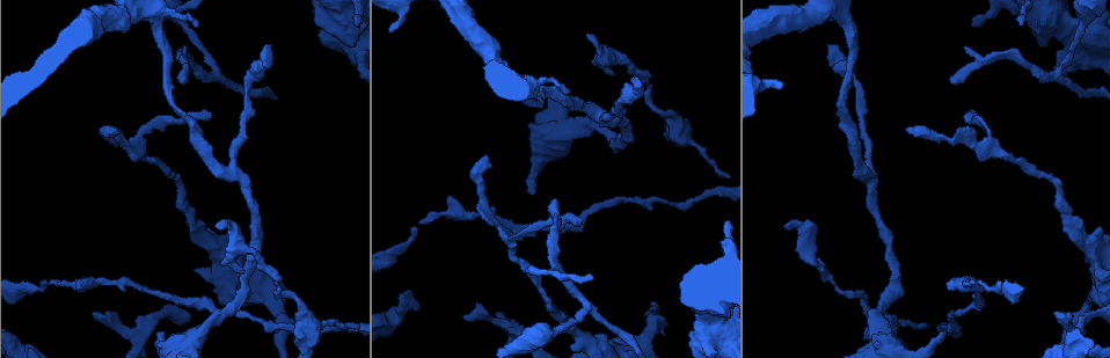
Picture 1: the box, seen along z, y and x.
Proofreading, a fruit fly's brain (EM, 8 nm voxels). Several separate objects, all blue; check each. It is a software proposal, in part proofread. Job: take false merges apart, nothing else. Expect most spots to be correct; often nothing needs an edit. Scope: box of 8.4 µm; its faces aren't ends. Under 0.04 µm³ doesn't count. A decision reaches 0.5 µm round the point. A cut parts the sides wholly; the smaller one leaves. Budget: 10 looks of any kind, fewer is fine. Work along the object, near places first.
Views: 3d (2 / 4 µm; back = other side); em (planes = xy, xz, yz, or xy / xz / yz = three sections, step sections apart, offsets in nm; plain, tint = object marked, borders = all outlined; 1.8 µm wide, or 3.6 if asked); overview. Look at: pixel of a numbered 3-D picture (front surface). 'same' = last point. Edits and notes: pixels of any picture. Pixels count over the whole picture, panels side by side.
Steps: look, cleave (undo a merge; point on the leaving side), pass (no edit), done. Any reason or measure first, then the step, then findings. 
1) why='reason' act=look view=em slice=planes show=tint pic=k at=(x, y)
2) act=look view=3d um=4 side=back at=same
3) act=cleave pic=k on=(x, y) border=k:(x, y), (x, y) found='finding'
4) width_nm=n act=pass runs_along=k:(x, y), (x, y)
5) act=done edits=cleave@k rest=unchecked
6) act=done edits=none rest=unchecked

why='thick turns thin' act=look view=3d um=4 side=back pic=1 at=(22, 289)

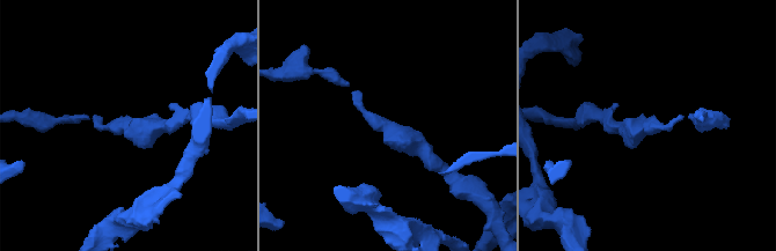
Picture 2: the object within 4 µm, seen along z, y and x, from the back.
why='now the EM' act=look view=em slice=xz step=8 show=tint pic=2 at=(648, 127)

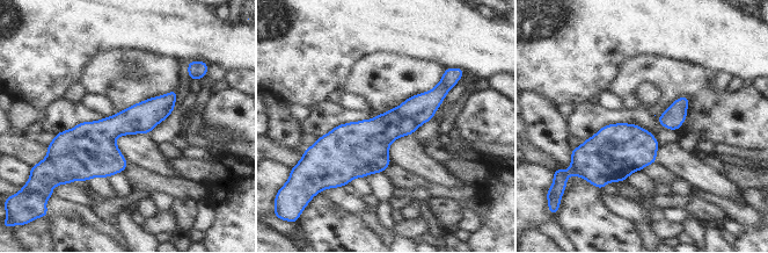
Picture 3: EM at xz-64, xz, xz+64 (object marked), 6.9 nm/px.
why='another direction' act=look view=em slice=planes show=borders at=same

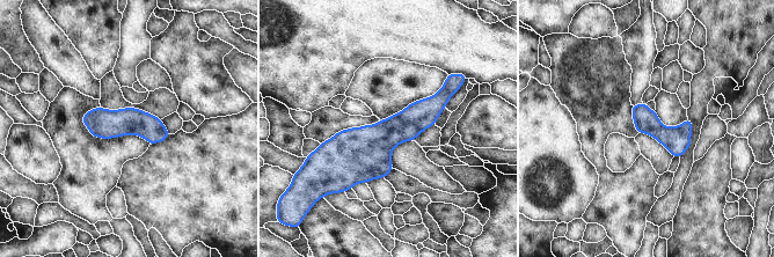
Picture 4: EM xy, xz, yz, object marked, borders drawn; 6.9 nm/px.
act=pass runs_along=4:(86, 118), (138, 122), (165, 134) found='continuous, no second neuron'

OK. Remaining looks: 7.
why='a fork' act=look view=em slice=planes show=plain pic=1 at=(233, 173)

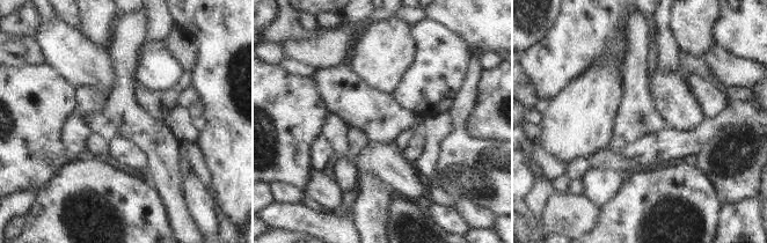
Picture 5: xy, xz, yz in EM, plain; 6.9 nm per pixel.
why='with the object marked' act=look view=em slice=planes show=tint at=same

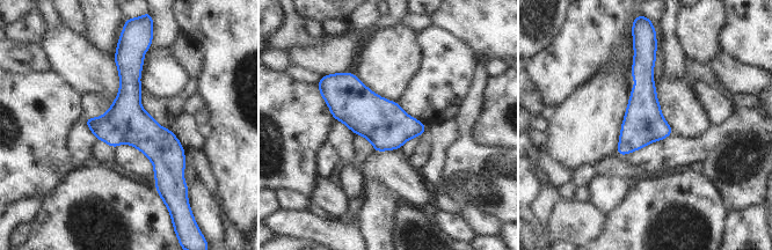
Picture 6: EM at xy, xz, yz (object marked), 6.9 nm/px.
act=pass runs_along=6:(123, 58), (160, 189) found='one neuron here'

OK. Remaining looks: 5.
why='side arm on a straight run' act=look view=em slice=xz step=8 show=tint pic=1 at=(994, 149)

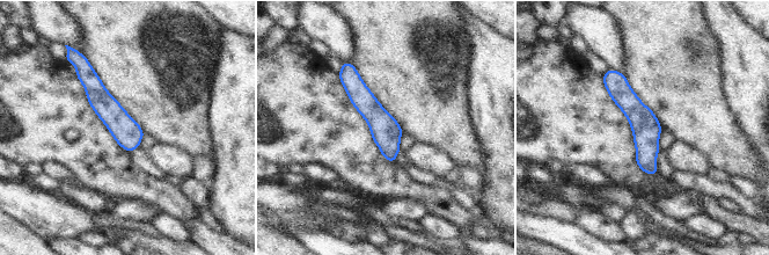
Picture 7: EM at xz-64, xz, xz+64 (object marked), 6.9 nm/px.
width_nm=200 act=pass runs_along=7:(610, 72), (644, 123), (652, 172) found='one neuron here'

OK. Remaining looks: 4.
why='a fork' act=look view=3d um=2 pic=1 at=(1054, 73)

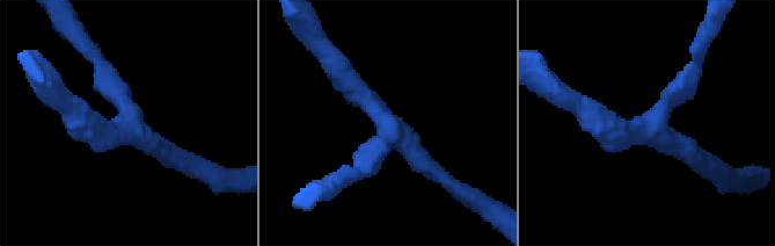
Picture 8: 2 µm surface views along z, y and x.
arms=3 why='need the tissue' act=look view=em slice=planes show=tint pic=8 at=(130, 124)

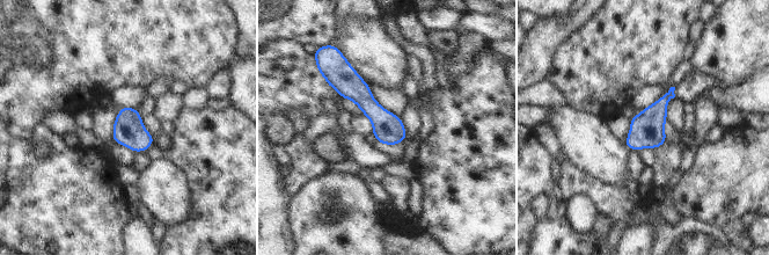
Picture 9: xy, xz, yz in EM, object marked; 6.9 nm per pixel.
act=pass runs_along=9:(343, 73), (398, 139) found='one neuron here'

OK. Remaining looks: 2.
act=done edits=none rest=unchecked

